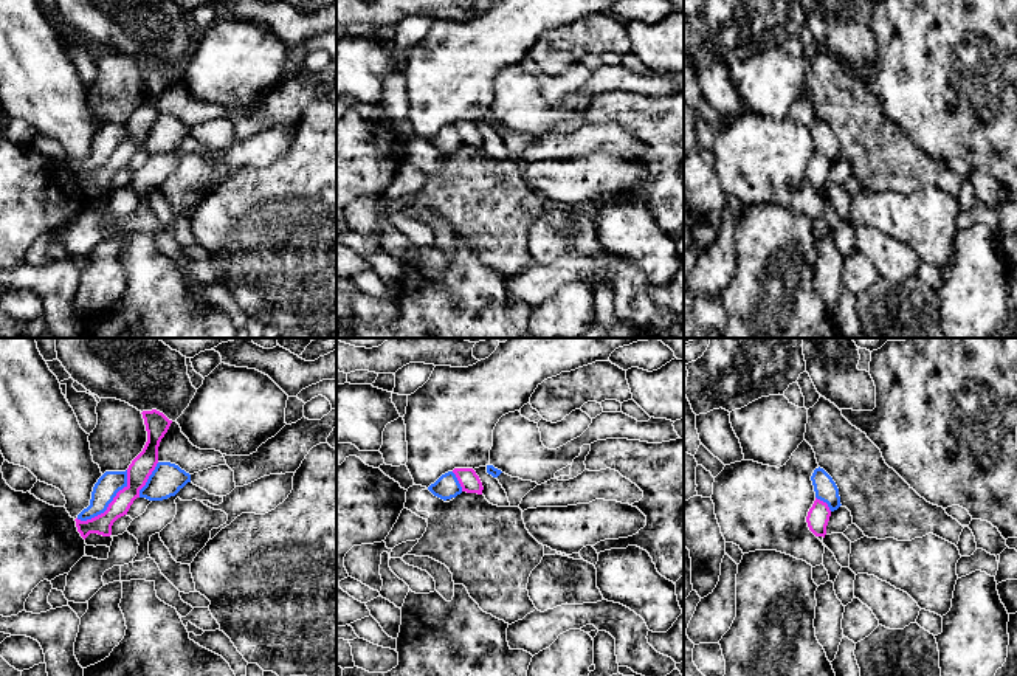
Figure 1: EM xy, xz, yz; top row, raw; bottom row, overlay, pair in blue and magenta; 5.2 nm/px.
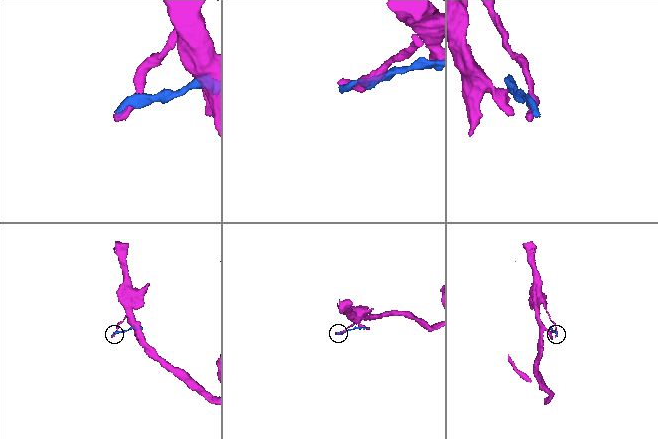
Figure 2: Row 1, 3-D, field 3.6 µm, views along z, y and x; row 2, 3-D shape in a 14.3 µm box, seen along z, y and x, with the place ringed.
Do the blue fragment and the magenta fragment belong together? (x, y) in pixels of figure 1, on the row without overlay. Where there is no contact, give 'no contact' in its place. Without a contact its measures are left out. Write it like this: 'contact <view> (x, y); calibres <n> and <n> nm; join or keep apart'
contact xy (109, 155); calibres 120 and 120 nm; keep apart

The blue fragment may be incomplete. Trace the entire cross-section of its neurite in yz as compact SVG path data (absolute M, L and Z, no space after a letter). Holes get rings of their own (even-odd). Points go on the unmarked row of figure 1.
M815 121L811 133L814 138L815 150L826 155L831 164L842 158L836 135L823 121Z

